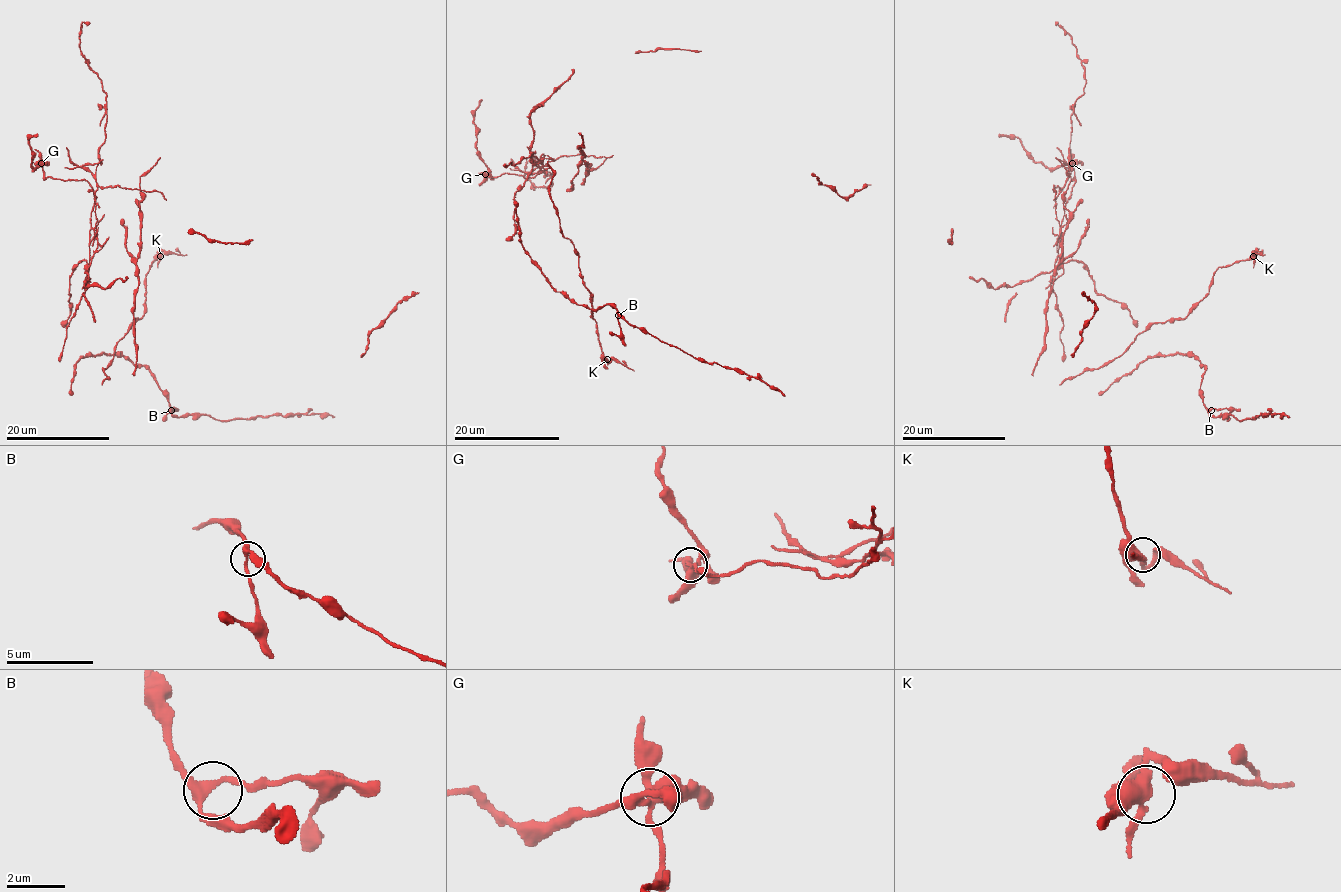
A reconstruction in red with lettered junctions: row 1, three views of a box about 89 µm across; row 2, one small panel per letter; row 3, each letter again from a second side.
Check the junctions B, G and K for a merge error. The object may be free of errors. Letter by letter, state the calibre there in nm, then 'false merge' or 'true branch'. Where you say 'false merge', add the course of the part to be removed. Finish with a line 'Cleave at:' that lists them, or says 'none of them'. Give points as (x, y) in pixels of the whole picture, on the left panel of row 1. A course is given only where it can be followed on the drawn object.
B: 240 nm | true branch
G: 360 nm | false merge | (40, 163), (45, 178), (88, 183), (93, 228), (106, 104), (101, 79), (79, 46), (80, 25), (89, 22)
K: 400 nm | true branch
Cleave at: G

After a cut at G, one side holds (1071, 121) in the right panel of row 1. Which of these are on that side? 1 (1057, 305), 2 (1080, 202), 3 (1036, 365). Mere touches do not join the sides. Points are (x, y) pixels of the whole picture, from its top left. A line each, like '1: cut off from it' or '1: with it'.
1: with it
2: cut off from it
3: cut off from it

